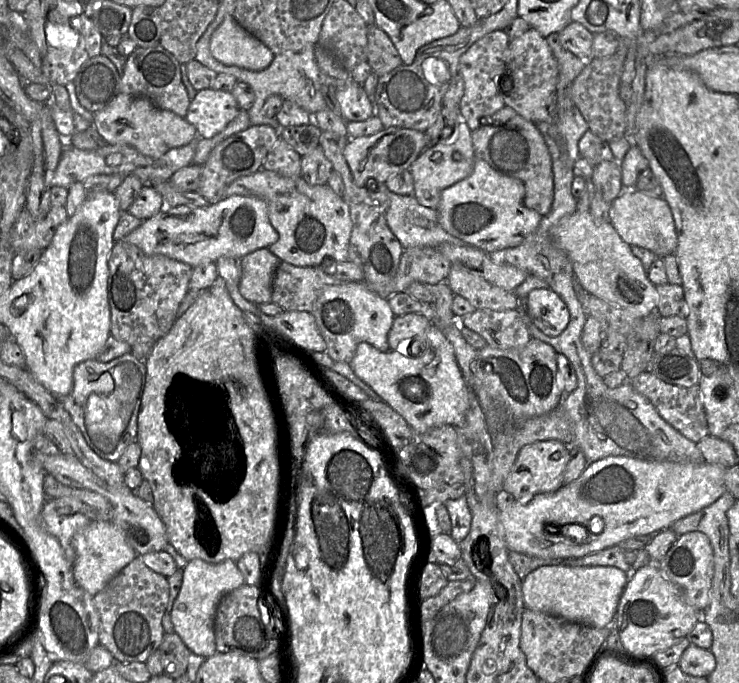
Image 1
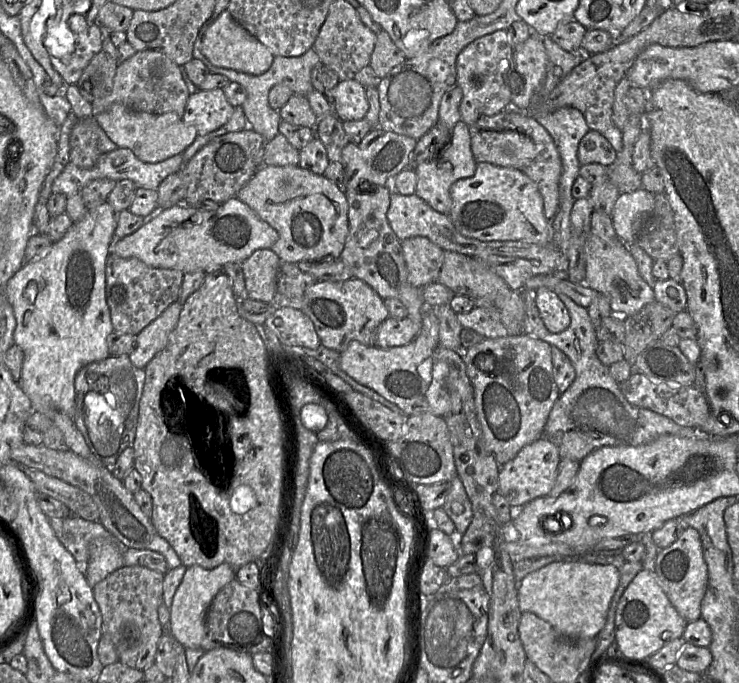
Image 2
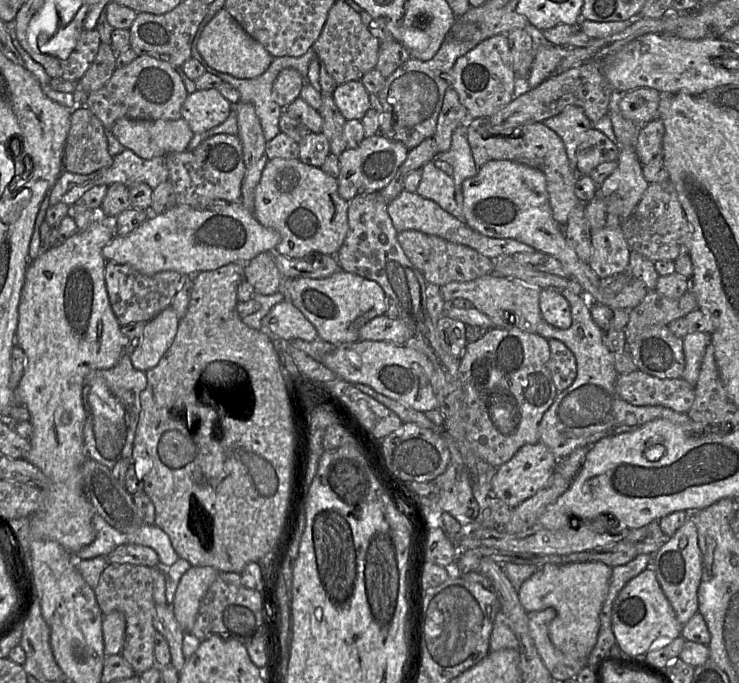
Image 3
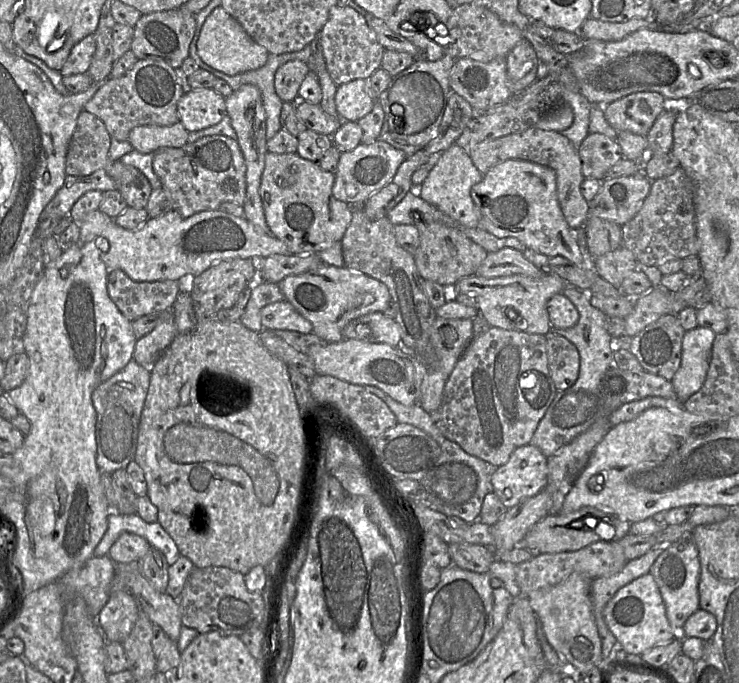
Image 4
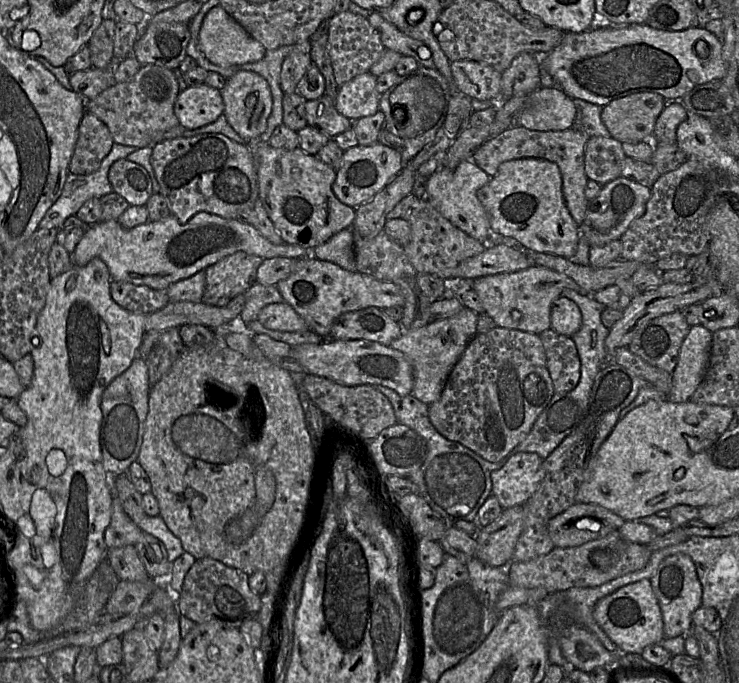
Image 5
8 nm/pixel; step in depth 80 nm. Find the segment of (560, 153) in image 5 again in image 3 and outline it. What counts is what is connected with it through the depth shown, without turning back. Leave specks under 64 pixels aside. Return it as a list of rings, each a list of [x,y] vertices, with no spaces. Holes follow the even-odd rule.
[[[489,117],[469,119],[465,125],[467,140],[478,169],[489,161],[511,160],[542,171],[546,177],[553,217],[561,226],[566,225],[571,211],[581,203],[575,194],[580,176],[571,166],[565,145],[556,132],[540,122],[500,131],[491,125]]]

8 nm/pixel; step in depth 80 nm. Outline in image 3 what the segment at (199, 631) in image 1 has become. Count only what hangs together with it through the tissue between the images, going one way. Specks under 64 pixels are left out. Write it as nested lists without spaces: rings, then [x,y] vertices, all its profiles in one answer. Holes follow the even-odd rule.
[[[191,566],[181,577],[172,607],[184,633],[193,628],[200,602],[218,573],[213,567]]]

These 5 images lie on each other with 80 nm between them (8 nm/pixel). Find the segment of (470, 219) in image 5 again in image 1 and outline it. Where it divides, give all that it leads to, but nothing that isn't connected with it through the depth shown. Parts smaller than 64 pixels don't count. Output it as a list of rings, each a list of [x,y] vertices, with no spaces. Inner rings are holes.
[[[460,119],[448,138],[426,148],[411,164],[409,169],[414,179],[413,195],[422,206],[437,209],[442,191],[473,172],[476,158],[471,133],[466,122]]]

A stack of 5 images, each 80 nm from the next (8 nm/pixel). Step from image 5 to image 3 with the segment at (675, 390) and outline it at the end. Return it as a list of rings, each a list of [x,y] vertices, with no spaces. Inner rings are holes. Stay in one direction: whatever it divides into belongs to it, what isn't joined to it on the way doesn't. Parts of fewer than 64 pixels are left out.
[[[688,332],[683,338],[685,369],[682,379],[694,387],[697,384],[701,364],[709,344],[710,334],[705,332]]]

